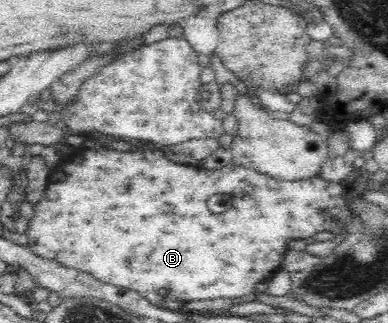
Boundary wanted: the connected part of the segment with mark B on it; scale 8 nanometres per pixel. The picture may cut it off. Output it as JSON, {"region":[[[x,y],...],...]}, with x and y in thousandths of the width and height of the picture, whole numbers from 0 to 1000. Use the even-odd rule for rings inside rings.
{"region":[[[204,455],[198,461],[183,461],[178,474],[162,486],[162,492],[155,492],[152,502],[137,517],[134,523],[137,536],[131,545],[126,545],[126,560],[121,567],[121,585],[116,585],[116,604],[111,604],[111,613],[98,625],[85,632],[85,678],[75,678],[72,684],[72,706],[64,724],[72,734],[72,755],[70,765],[77,768],[77,774],[88,783],[88,789],[95,789],[98,796],[106,796],[108,802],[121,802],[124,808],[142,808],[144,814],[152,814],[155,820],[162,820],[165,827],[173,827],[178,833],[193,833],[196,839],[214,839],[216,845],[224,845],[229,851],[240,851],[245,864],[253,864],[258,873],[265,876],[284,876],[289,885],[314,889],[317,895],[343,895],[343,901],[358,901],[358,913],[366,913],[374,920],[374,926],[381,926],[394,944],[410,947],[420,944],[428,929],[446,929],[456,932],[459,926],[472,929],[474,935],[487,932],[508,932],[515,926],[554,926],[562,920],[590,920],[590,926],[601,920],[621,920],[624,913],[637,913],[642,907],[655,907],[657,901],[657,882],[662,876],[686,873],[693,870],[704,854],[711,851],[711,842],[719,839],[719,830],[727,814],[727,793],[732,789],[735,777],[740,777],[740,746],[747,740],[791,740],[807,734],[812,721],[822,721],[822,715],[858,715],[858,721],[879,721],[879,697],[905,697],[905,684],[915,678],[915,672],[907,666],[907,653],[899,644],[897,622],[892,613],[892,579],[884,567],[876,563],[853,563],[835,557],[827,548],[809,548],[796,554],[773,554],[765,560],[735,560],[735,557],[719,557],[709,554],[701,545],[691,545],[683,539],[665,536],[655,526],[634,523],[631,517],[608,511],[608,508],[593,508],[582,517],[575,517],[564,526],[539,526],[523,520],[518,523],[518,514],[495,517],[492,511],[466,508],[466,505],[448,505],[443,492],[433,489],[415,461],[407,461],[405,467],[376,467],[369,461],[356,461],[351,467],[291,467],[291,461],[281,458],[263,458],[255,464],[240,464],[227,461],[216,455]],[[554,598],[601,598],[595,604],[595,647],[585,647],[580,659],[544,659],[539,647],[534,647],[534,616],[544,610],[544,604],[554,604]],[[410,895],[436,895],[436,913],[430,913],[430,926],[425,920],[410,920],[405,913],[405,901]]]}

